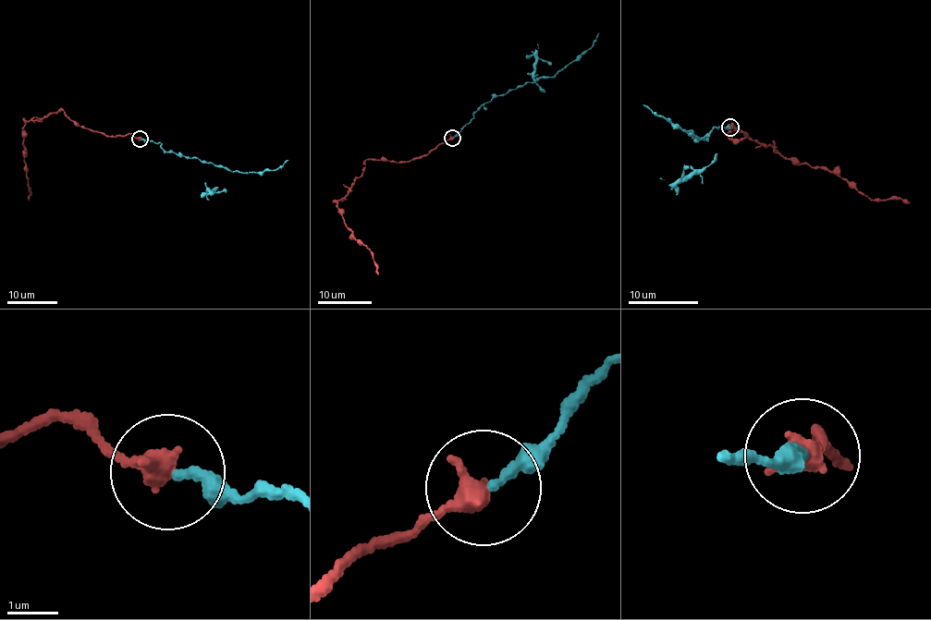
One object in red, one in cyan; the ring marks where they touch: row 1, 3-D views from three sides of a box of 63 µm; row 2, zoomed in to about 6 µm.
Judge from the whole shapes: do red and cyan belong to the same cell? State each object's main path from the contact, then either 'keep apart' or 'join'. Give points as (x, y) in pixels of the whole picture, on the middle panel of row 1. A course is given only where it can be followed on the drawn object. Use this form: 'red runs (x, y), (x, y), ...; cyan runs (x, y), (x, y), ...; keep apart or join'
red runs (452, 138), (409, 161), (366, 161), (362, 175), (339, 200), (337, 208), (345, 225), (370, 250), (379, 274); cyan runs (454, 138), (481, 105), (528, 82), (552, 78), (592, 45), (599, 33); join

